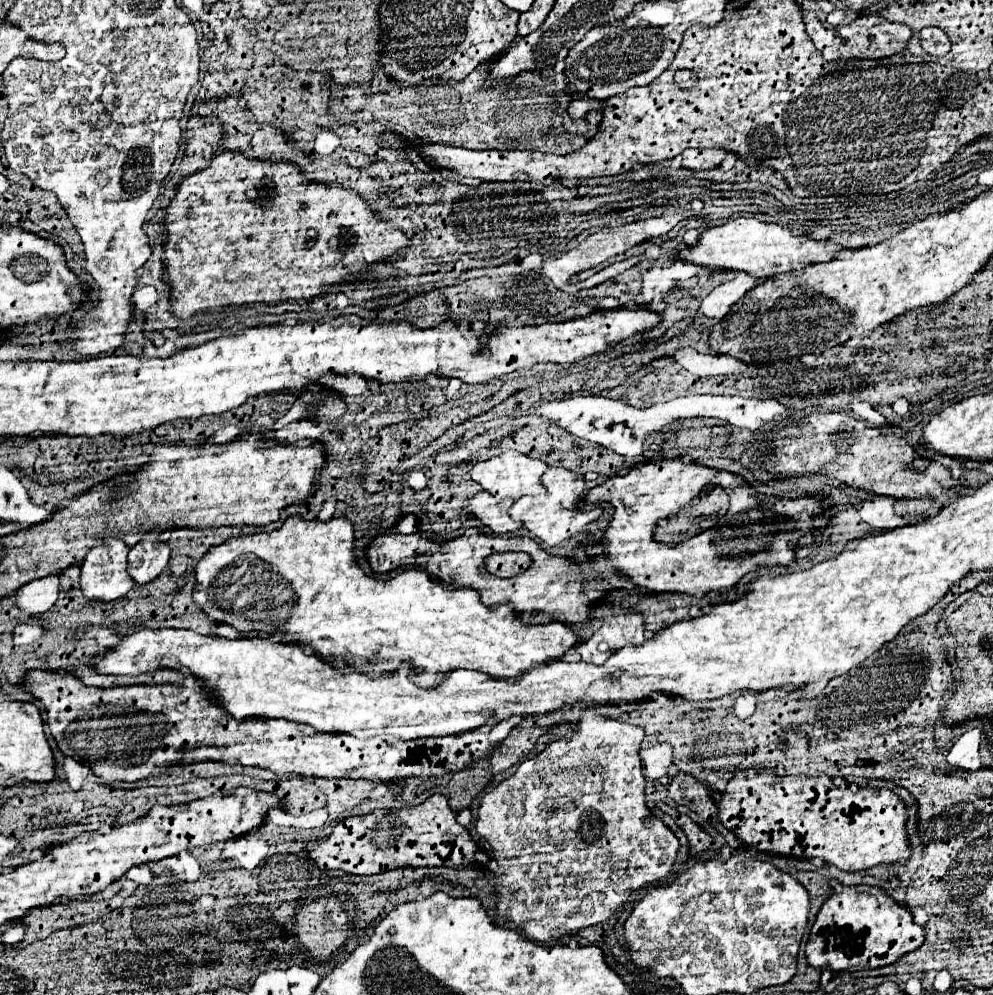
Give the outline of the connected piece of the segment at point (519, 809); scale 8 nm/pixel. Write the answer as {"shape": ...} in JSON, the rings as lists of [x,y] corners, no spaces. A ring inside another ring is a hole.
{"shape":[[[585,707],[585,709],[581,709],[581,717],[573,725],[569,739],[551,741],[537,757],[523,761],[515,775],[501,781],[495,789],[491,789],[489,793],[483,795],[481,805],[477,809],[475,829],[491,845],[493,857],[499,863],[499,873],[495,875],[495,885],[493,885],[495,897],[497,897],[497,915],[501,919],[513,923],[517,927],[517,931],[525,933],[529,939],[539,941],[539,943],[555,943],[567,933],[603,923],[627,901],[627,897],[633,891],[637,891],[643,885],[649,885],[653,881],[661,881],[671,873],[671,869],[677,861],[677,853],[679,853],[679,839],[659,817],[655,817],[651,813],[651,809],[645,803],[645,791],[643,791],[645,777],[643,777],[641,757],[639,757],[639,749],[641,749],[643,739],[645,739],[643,727],[623,723],[623,721],[617,721],[611,717],[603,717],[597,713],[597,707]]]}

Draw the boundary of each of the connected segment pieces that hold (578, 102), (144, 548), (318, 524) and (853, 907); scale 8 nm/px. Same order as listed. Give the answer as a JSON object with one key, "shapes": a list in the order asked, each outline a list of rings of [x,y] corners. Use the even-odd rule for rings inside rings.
{"shapes":[[[[573,97],[571,105],[569,105],[569,115],[573,119],[579,119],[583,115],[587,115],[589,111],[593,111],[599,103],[595,99],[589,99],[589,97]]],[[[147,531],[143,539],[129,551],[129,567],[127,573],[137,583],[149,583],[163,573],[167,567],[171,549],[165,541],[159,541],[157,531]]],[[[293,515],[293,517],[289,517],[283,523],[283,527],[279,527],[275,531],[253,533],[253,535],[243,535],[243,537],[227,539],[225,543],[211,547],[201,557],[201,561],[195,567],[195,577],[197,577],[197,581],[195,581],[195,589],[193,589],[193,601],[199,605],[201,611],[205,611],[217,623],[233,625],[235,629],[239,629],[243,633],[269,633],[269,635],[287,639],[287,641],[293,641],[293,643],[301,643],[301,645],[311,647],[321,657],[337,655],[345,663],[351,663],[351,665],[357,665],[357,667],[365,665],[375,655],[379,659],[379,663],[377,663],[377,669],[371,671],[371,673],[377,673],[377,671],[393,671],[393,669],[397,669],[397,665],[401,661],[405,661],[405,663],[409,663],[415,669],[415,679],[413,681],[419,683],[419,685],[425,685],[425,687],[437,685],[439,675],[441,673],[447,673],[447,671],[453,671],[453,669],[477,669],[477,671],[489,673],[491,677],[497,677],[497,679],[511,679],[511,677],[517,677],[519,673],[523,673],[525,669],[531,669],[537,663],[561,659],[577,643],[577,635],[565,623],[559,623],[559,621],[539,623],[539,625],[537,623],[525,623],[521,619],[521,615],[517,611],[513,611],[509,605],[497,605],[497,607],[491,607],[489,609],[489,607],[485,607],[481,603],[481,599],[479,599],[479,595],[477,595],[475,589],[447,585],[443,581],[431,579],[429,573],[419,571],[419,569],[401,571],[393,579],[373,579],[373,577],[365,575],[363,569],[357,565],[357,557],[355,557],[355,529],[353,529],[351,521],[347,521],[347,519],[329,519],[329,521],[323,523],[323,521],[317,521],[317,519],[305,521],[301,515]],[[419,677],[429,677],[431,683],[423,683],[423,681],[419,681]]],[[[843,887],[839,893],[827,897],[821,905],[817,919],[811,927],[809,941],[807,941],[807,963],[819,969],[833,969],[833,971],[847,971],[847,969],[875,969],[889,963],[895,963],[901,955],[917,949],[923,943],[921,925],[917,925],[907,907],[901,907],[891,895],[883,889],[875,889],[869,893],[859,893],[857,887]]]]}

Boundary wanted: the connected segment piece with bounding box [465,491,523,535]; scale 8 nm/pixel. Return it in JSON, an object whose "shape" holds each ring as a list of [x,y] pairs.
{"shape":[[[479,491],[475,497],[471,497],[465,511],[469,511],[473,517],[481,519],[483,525],[487,525],[491,531],[495,531],[499,535],[511,533],[511,531],[523,527],[521,521],[511,519],[509,509],[505,507],[503,501],[497,501],[491,493],[485,493],[485,491]]]}

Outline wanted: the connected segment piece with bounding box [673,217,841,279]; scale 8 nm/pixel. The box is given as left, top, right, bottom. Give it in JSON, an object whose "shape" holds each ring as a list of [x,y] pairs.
{"shape":[[[737,217],[729,219],[723,225],[709,227],[701,233],[695,245],[679,251],[673,259],[705,265],[705,267],[721,267],[721,269],[737,269],[745,271],[753,277],[771,277],[785,273],[789,269],[799,269],[807,263],[821,263],[837,257],[841,247],[829,239],[815,241],[807,235],[795,235],[791,229],[781,227],[777,223],[763,223],[755,217]]]}

